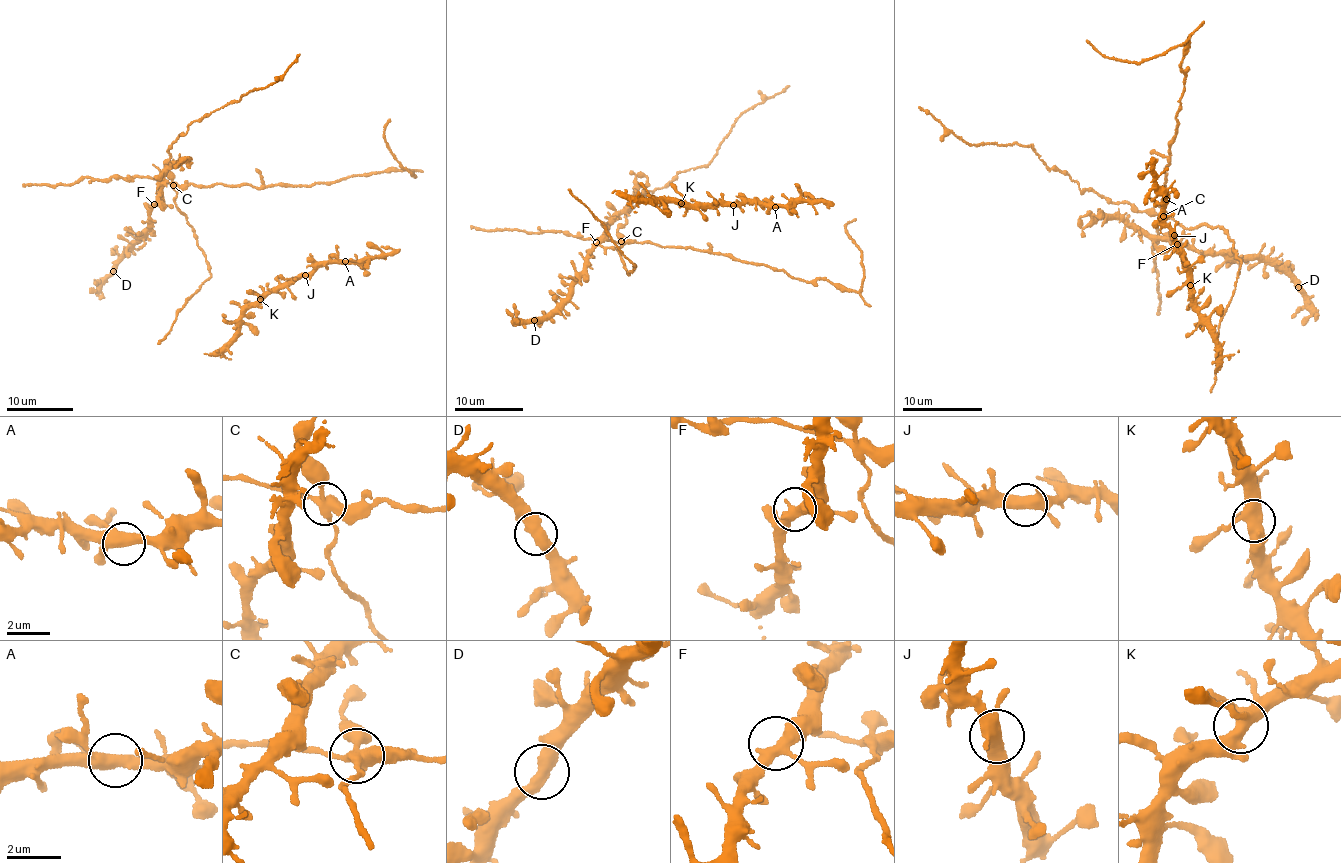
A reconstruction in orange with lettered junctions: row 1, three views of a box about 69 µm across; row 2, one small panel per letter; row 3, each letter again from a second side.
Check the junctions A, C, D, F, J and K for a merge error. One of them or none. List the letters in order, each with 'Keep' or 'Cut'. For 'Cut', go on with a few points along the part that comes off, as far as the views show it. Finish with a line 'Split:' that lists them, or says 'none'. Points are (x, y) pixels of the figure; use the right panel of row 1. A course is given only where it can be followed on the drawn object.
A: Keep
C: Cut. Course of the part to remove: (1163, 216), (1163, 170), (1184, 90), (1179, 64), (1189, 36), (1139, 63), (1110, 59), (1087, 40)
D: Keep
F: Keep
J: Keep
K: Keep
Split: C

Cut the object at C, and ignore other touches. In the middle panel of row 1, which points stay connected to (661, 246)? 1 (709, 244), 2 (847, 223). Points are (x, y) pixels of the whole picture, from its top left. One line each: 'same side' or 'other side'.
1: same side
2: same side

